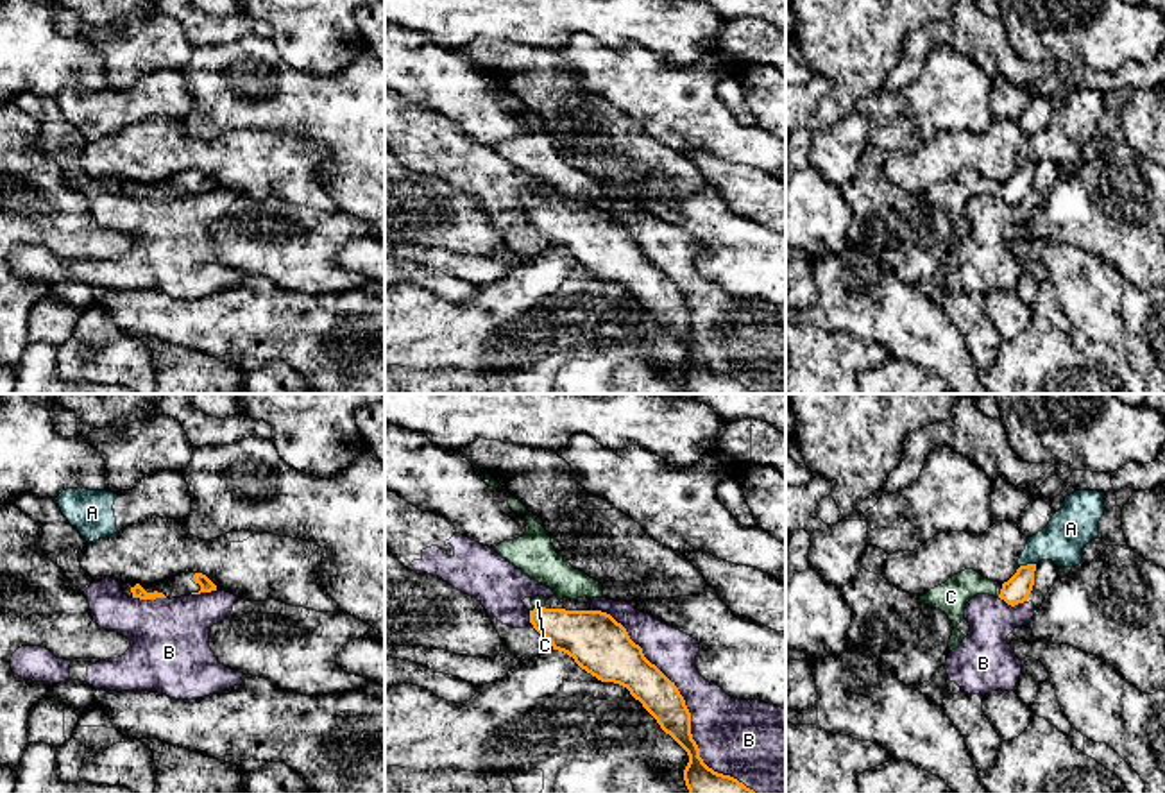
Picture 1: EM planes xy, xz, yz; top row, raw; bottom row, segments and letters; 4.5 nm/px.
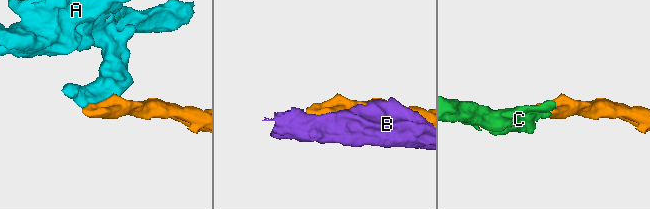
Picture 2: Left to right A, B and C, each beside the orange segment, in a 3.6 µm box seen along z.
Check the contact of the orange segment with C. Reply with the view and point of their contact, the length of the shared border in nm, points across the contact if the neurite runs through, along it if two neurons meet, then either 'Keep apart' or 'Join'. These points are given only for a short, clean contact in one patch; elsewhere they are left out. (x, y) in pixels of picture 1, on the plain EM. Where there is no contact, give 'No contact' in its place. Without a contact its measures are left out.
Touches orange at xz (539, 208). Shared border 40 nm. Path across: xz (587, 235), (555, 224), (539, 208), (537, 201). Join

